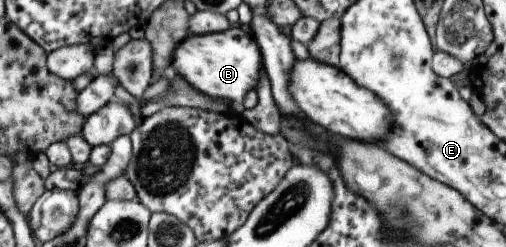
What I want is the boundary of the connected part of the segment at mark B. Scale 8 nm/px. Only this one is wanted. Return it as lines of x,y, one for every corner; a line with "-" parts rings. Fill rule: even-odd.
230,26
219,33
188,34
171,55
170,66
174,75
187,81
187,85
209,97
229,101
232,113
241,113
241,103
249,90
253,91
261,75
261,54
255,40
242,26

